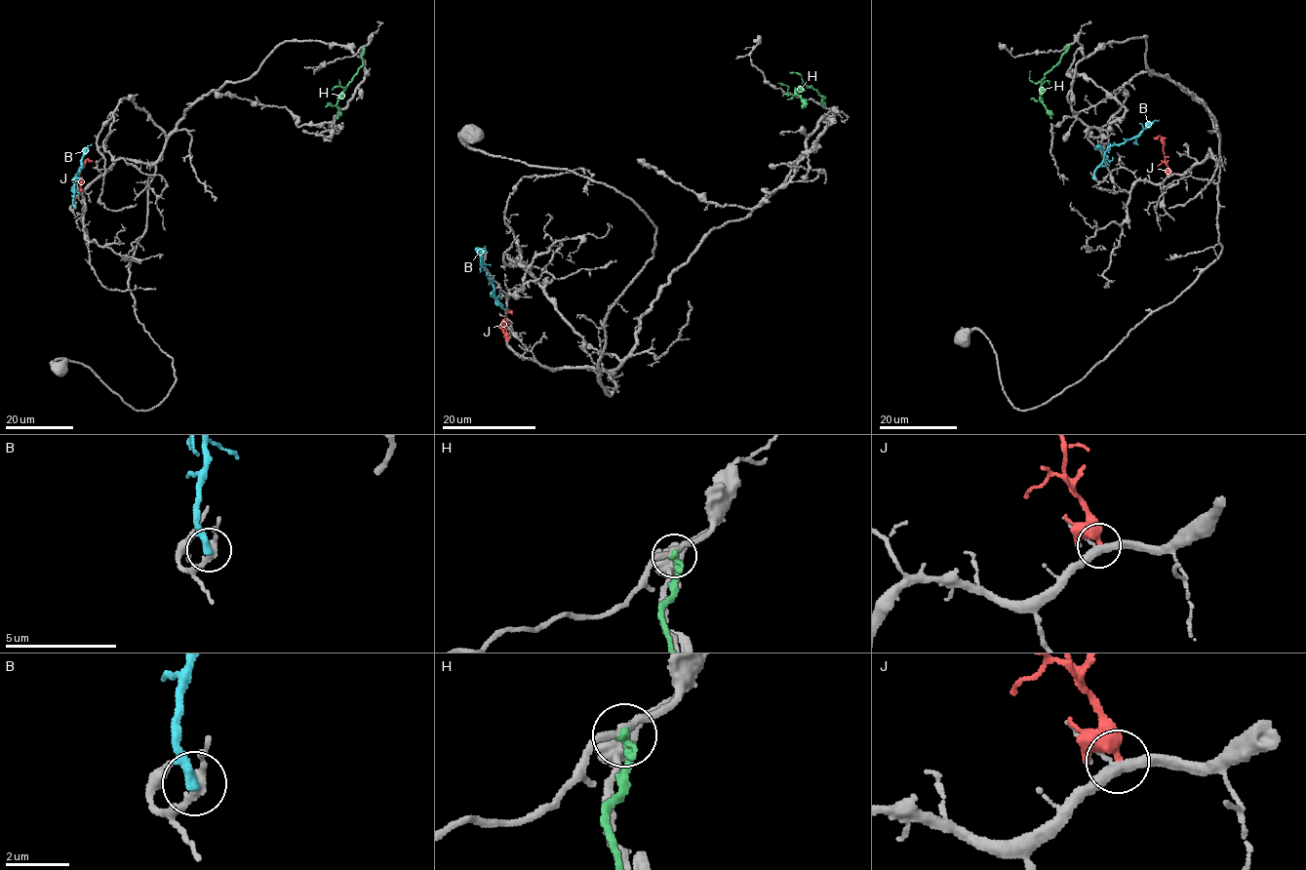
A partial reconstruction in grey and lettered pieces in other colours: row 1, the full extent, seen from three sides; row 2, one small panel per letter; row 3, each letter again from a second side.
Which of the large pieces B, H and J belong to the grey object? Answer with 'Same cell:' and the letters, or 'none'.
Same cell: none

